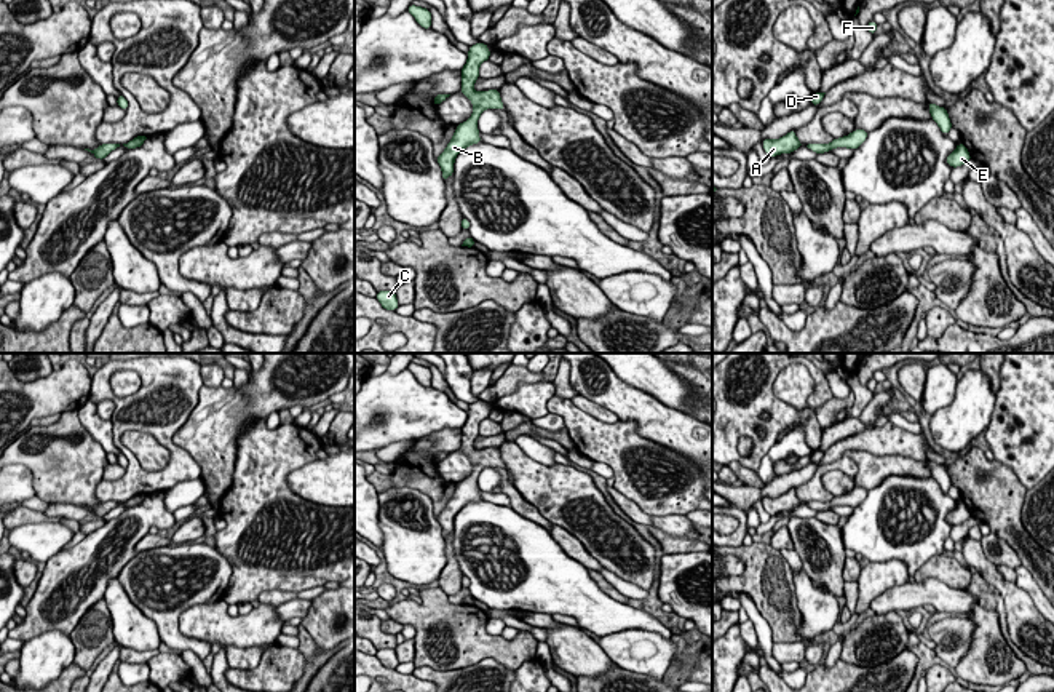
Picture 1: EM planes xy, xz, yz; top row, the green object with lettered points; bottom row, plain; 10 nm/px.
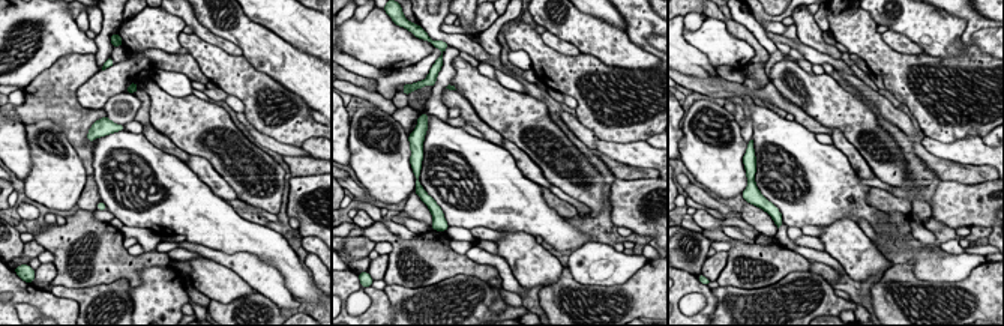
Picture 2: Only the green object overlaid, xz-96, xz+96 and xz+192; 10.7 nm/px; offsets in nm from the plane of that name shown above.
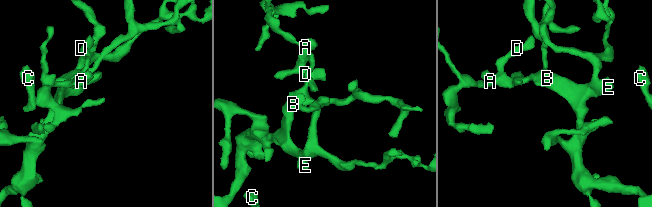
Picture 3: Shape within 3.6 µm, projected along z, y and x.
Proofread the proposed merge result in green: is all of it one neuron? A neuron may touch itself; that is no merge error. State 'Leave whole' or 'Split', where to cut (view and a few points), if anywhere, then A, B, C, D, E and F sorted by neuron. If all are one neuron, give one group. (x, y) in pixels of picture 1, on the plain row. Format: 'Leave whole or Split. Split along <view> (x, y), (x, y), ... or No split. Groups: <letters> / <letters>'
Leave whole. No split. Groups: A B C D E F

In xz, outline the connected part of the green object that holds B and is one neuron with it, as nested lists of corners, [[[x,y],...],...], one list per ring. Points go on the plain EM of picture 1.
[[[476,401],[470,404],[468,419],[462,430],[462,447],[465,454],[470,455],[474,468],[473,473],[465,479],[457,483],[455,492],[444,507],[444,510],[438,515],[438,521],[442,527],[442,537],[447,539],[449,534],[454,532],[455,515],[468,503],[482,500],[477,487],[477,476],[485,467],[500,467],[505,468],[505,463],[500,455],[498,447],[489,449],[474,449],[474,439],[479,436],[479,424],[484,419],[489,419],[490,408],[485,401]]]

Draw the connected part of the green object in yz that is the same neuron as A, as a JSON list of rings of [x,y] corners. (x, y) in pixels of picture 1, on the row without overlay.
[[[792,487],[784,495],[779,495],[776,499],[763,497],[762,503],[765,510],[773,516],[779,511],[790,511],[803,502],[797,497],[795,489]]]

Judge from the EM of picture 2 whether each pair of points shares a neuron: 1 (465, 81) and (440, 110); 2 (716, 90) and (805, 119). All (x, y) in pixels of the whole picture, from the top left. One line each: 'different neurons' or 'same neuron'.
1: different neurons
2: same neuron

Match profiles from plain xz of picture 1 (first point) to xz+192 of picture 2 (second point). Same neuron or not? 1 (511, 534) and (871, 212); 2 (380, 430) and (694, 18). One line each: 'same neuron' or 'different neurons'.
1: same neuron
2: different neurons

